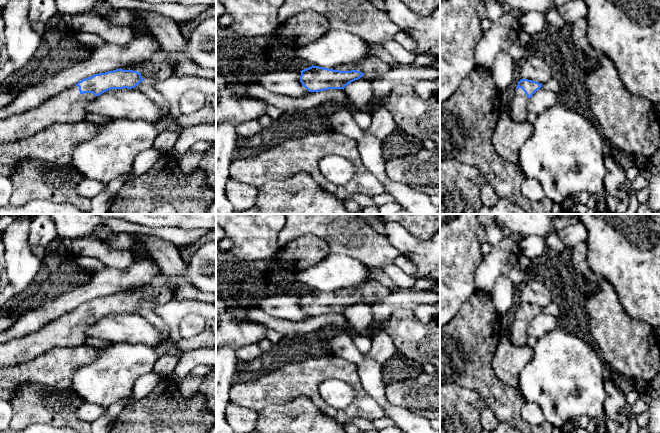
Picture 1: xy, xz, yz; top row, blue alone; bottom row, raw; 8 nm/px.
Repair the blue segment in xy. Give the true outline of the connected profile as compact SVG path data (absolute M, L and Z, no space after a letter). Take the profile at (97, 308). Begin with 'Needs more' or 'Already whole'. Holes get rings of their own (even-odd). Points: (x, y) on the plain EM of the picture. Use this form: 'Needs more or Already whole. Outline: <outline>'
Needs more. Outline: M116 293L82 303L40 330L0 344L0 368L27 362L56 347L77 347L89 337L87 328L111 313L131 313L149 299L145 293Z

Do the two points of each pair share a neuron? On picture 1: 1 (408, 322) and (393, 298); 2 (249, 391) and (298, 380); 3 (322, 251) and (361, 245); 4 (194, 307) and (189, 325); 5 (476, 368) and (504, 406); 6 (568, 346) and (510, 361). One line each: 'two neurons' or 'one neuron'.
1: two neurons
2: one neuron
3: two neurons
4: two neurons
5: one neuron
6: two neurons

